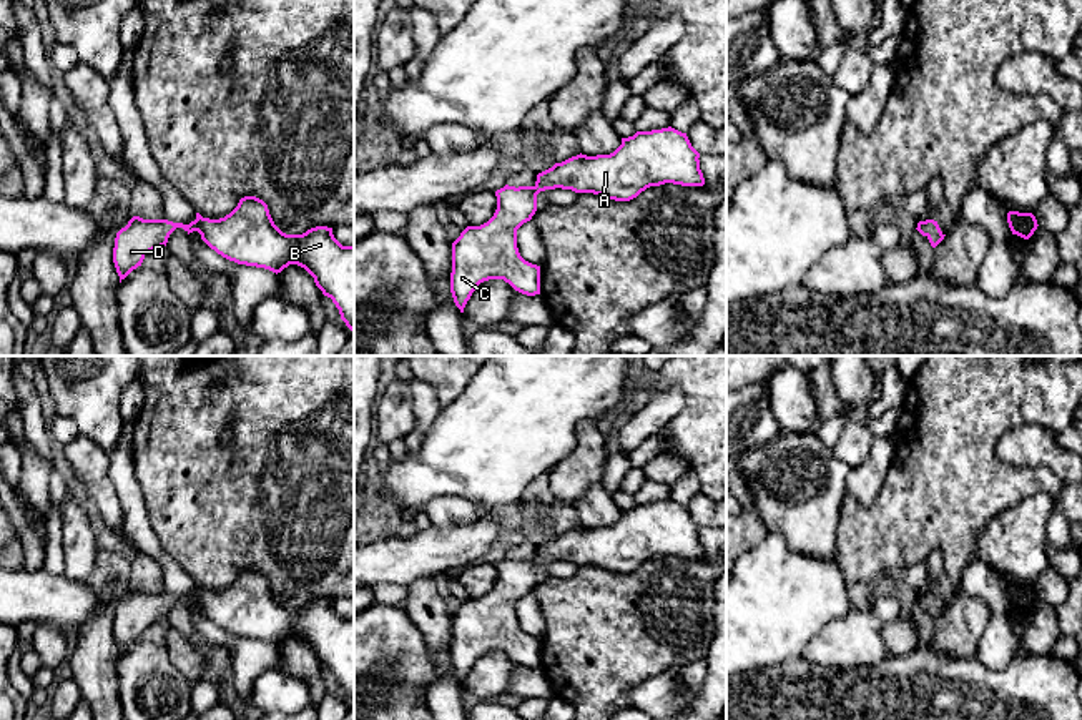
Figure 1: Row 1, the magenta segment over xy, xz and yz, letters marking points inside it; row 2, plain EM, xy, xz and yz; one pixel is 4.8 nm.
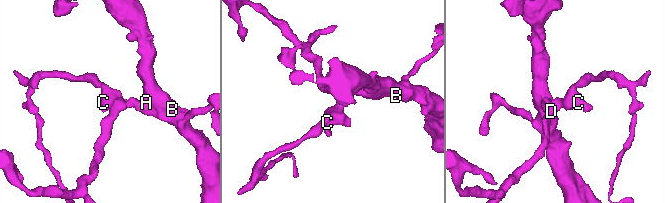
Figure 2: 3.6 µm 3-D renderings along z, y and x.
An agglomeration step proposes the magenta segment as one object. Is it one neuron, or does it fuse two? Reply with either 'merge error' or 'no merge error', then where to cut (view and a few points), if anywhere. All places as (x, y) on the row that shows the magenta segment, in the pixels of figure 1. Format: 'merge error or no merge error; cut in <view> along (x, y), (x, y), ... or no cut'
no merge error; no cut

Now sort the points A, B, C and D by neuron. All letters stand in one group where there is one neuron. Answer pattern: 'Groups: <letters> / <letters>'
Groups: A B C D

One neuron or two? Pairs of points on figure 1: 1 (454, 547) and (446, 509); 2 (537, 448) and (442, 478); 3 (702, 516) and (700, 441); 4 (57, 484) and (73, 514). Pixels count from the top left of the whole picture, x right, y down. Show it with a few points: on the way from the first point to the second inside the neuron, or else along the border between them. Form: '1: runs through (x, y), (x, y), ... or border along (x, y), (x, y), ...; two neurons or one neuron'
1: border along (479, 507), (469, 522), (431, 526); two neurons
2: runs through (514, 448), (481, 448), (466, 454); one neuron
3: border along (700, 491), (708, 498); two neurons
4: border along (67, 493), (60, 536); two neurons

